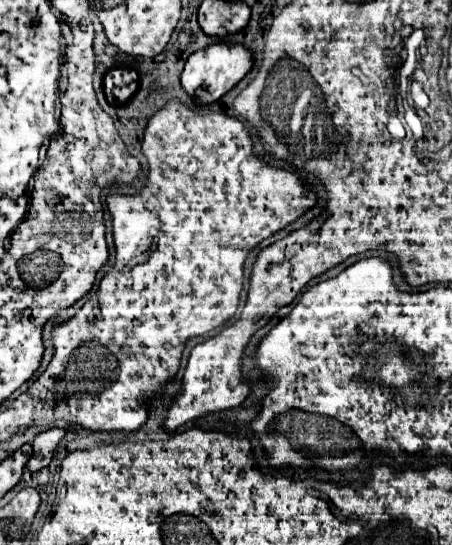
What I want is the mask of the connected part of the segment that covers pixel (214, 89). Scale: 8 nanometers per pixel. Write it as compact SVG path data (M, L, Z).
M212 44L194 52L182 72L182 88L196 98L200 104L212 104L220 100L228 90L232 90L254 66L252 50L242 44Z

